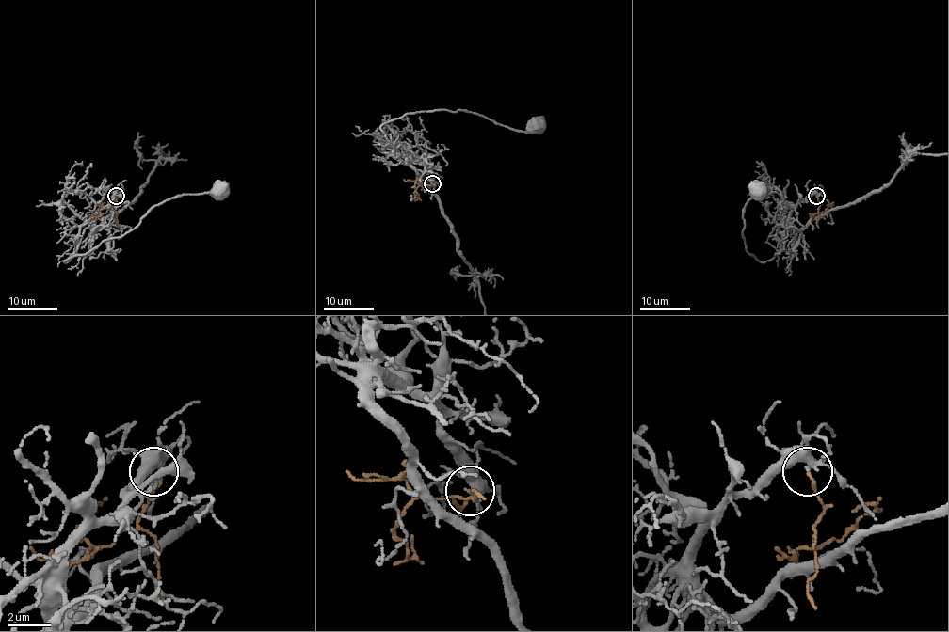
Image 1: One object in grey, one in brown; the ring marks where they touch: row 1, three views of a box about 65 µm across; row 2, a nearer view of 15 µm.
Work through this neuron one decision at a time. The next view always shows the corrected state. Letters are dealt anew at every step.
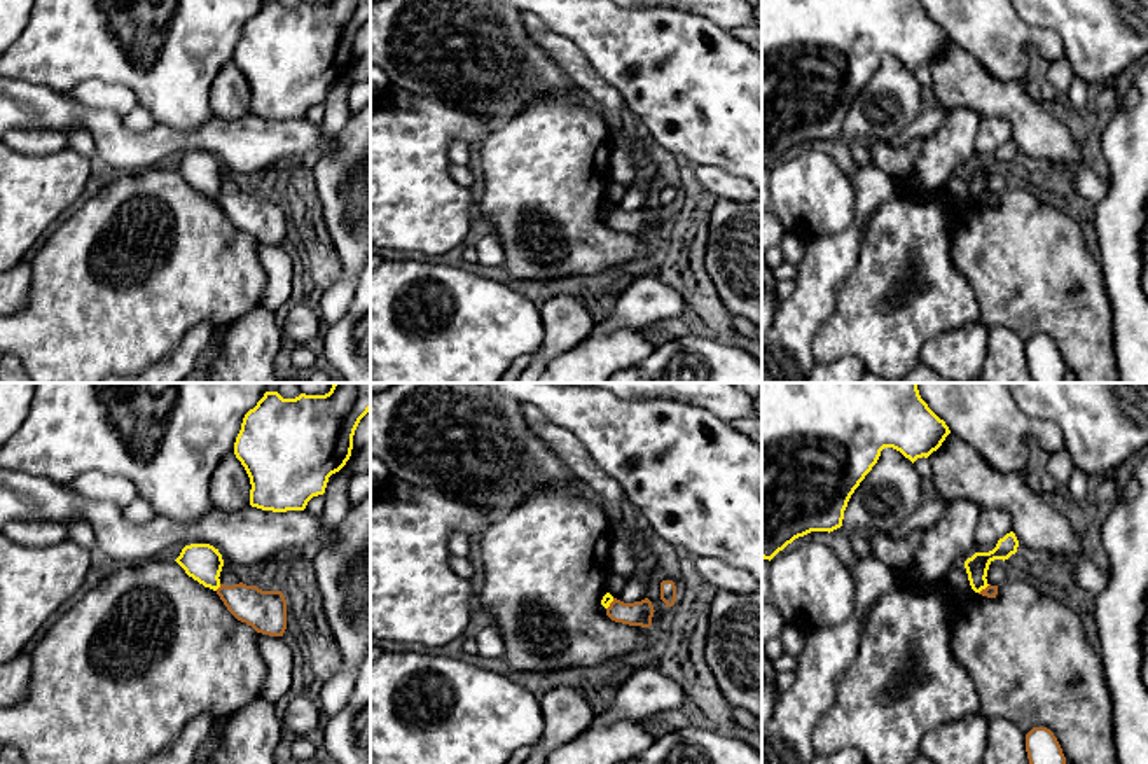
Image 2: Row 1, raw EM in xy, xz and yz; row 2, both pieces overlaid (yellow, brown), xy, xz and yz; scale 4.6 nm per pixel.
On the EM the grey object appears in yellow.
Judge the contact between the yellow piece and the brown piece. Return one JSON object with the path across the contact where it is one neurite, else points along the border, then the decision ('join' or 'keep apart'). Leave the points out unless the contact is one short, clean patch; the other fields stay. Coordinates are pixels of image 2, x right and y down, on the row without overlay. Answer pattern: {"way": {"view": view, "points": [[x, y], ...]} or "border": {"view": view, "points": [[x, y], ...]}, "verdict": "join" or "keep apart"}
{"border": {"view": "xy", "points": [[221, 193], [215, 198]]}, "verdict": "keep apart"}

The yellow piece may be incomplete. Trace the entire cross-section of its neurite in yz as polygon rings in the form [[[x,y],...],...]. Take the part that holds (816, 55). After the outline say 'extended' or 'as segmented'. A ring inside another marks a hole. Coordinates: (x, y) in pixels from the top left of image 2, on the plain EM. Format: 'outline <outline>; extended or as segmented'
outline [[[762,0],[762,166],[771,170],[811,140],[840,136],[851,103],[884,56],[900,59],[914,72],[937,59],[949,42],[919,0]]]; as segmented

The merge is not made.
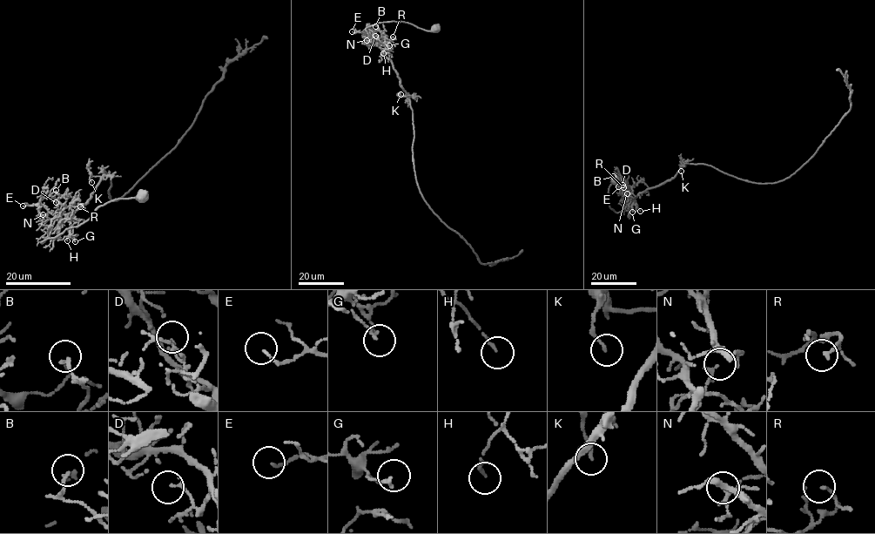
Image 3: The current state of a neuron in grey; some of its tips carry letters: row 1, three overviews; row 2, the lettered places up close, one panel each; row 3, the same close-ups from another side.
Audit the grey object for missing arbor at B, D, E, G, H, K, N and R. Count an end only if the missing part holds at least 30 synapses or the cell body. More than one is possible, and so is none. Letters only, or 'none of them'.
none of them

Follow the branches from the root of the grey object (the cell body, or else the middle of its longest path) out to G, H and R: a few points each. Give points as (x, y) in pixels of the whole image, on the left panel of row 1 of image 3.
G: (144, 197), (113, 199), (100, 205), (83, 223), (41, 242), (57, 219), (70, 224), (70, 233), (75, 241)
H: (144, 197), (113, 199), (100, 205), (83, 223), (41, 242), (47, 239), (57, 219), (70, 224), (67, 240)
R: (144, 197), (113, 199), (100, 205), (83, 223), (41, 242), (65, 208), (83, 203), (80, 206)

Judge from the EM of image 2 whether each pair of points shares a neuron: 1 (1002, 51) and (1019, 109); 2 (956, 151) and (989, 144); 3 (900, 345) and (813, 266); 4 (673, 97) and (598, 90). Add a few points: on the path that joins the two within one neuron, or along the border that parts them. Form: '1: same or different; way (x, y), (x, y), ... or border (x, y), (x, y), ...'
1: different; border (975, 58), (993, 76), (1005, 81), (1019, 81)
2: different; border (984, 118), (977, 131), (974, 159)
3: different; border (858, 254), (822, 327)
4: different; border (591, 62), (621, 95), (626, 107)

